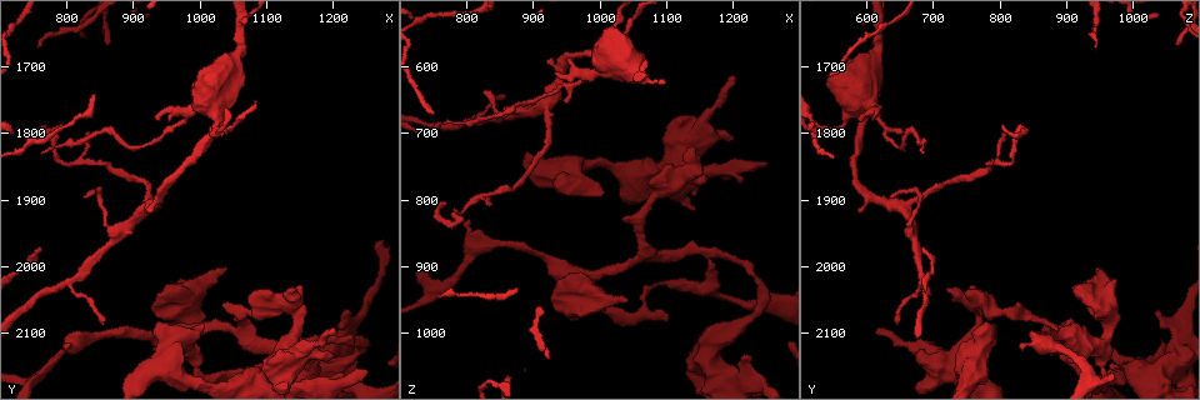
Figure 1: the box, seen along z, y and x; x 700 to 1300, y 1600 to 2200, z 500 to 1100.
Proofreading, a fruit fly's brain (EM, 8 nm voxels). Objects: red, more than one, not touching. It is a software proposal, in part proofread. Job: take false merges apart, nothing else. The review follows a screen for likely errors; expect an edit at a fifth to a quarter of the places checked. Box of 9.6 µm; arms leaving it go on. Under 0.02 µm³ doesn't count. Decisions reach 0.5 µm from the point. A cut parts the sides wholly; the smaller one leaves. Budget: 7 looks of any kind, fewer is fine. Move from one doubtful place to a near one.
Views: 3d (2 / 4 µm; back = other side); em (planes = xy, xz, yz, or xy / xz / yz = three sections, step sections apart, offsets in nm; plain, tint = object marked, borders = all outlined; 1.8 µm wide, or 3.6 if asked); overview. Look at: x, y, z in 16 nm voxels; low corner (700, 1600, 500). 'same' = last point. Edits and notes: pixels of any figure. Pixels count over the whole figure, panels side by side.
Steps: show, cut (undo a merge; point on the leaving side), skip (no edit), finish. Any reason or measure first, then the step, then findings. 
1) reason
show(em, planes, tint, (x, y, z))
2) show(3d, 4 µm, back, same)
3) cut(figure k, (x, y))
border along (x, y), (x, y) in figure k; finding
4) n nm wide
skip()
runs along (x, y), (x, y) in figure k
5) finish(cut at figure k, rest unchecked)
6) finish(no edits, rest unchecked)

sharp bend
show(em, xy, step 4, tint, (785, 1840, 815))

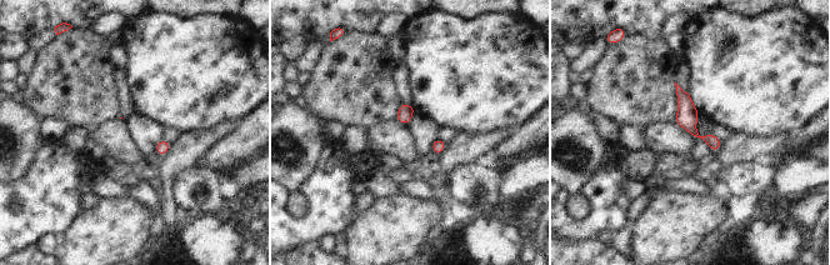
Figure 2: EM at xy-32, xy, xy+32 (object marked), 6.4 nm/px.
skip()
runs along (679, 91), (693, 131), (714, 148) in figure 2; all the same neuron

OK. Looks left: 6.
sudden change in width
show(em, 3.6 µm, xy, step 16, tint, (1030, 1780, 595))

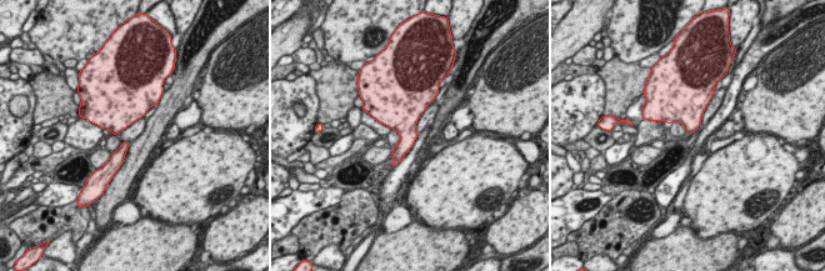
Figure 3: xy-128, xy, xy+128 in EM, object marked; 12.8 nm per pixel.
show(em, 3.6 µm, planes, borders, same)

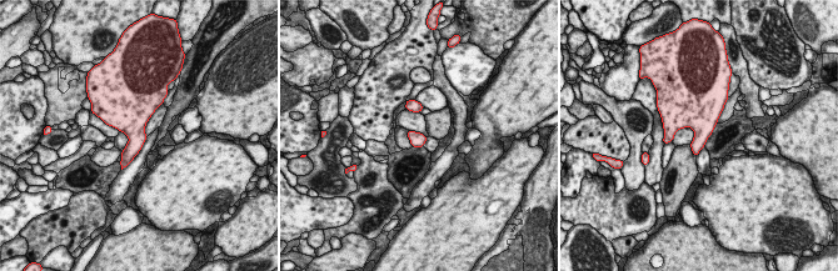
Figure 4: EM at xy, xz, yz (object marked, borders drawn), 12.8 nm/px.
skip()
continuous, no second neuron

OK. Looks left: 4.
show(em, planes, tint, (995, 2145, 955))

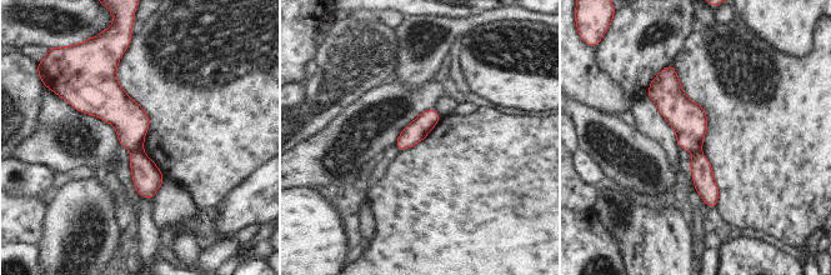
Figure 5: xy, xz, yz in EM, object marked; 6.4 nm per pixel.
cut(figure 5, (146, 176))
two neurons meet here

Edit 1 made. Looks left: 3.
finish(cut at figure 5, rest unchecked)

